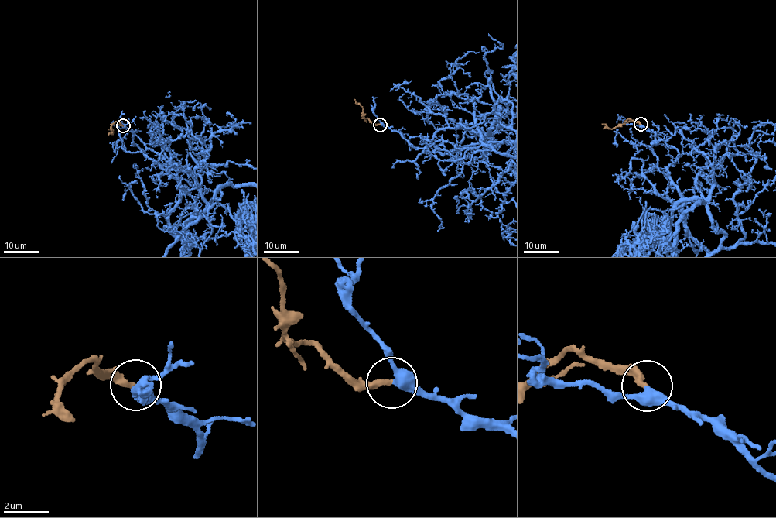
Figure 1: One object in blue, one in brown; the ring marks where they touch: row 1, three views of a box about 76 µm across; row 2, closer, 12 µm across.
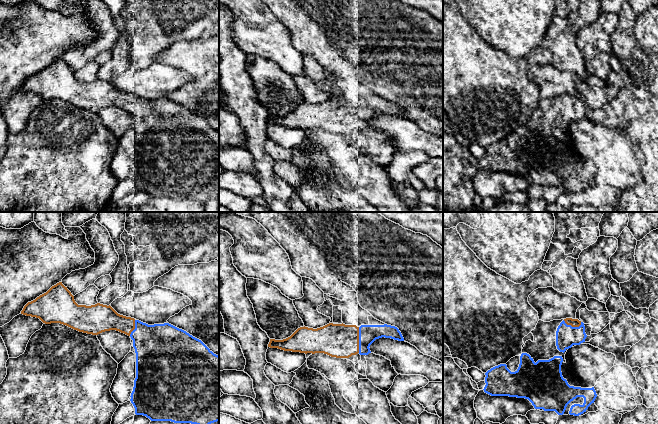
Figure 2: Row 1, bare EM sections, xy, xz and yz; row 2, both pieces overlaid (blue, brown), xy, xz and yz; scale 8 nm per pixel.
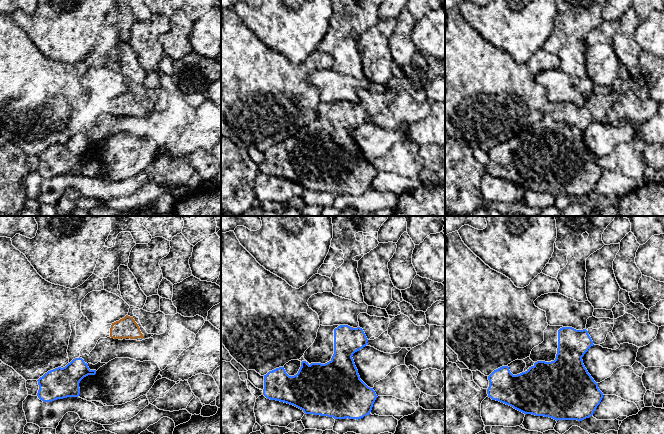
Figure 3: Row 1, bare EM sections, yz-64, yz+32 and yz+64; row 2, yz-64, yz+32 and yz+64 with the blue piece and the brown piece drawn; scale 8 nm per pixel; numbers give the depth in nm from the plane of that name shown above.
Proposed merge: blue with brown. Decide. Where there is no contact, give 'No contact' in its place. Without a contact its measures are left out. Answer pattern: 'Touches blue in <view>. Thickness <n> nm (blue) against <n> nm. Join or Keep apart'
Touches blue in xz. Thickness 150 nm (blue) against 280 nm. Join

